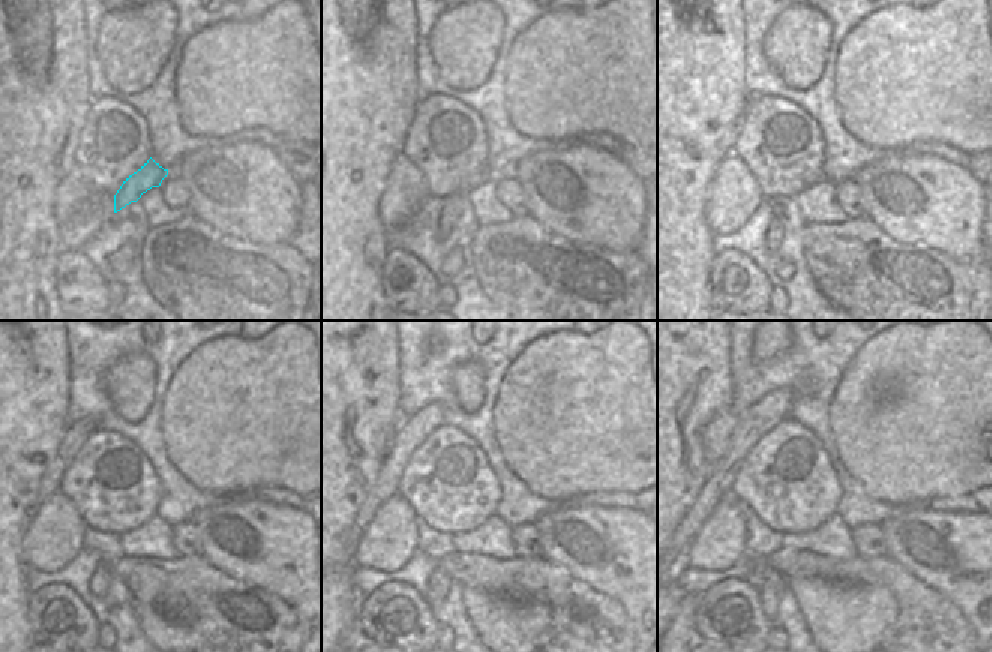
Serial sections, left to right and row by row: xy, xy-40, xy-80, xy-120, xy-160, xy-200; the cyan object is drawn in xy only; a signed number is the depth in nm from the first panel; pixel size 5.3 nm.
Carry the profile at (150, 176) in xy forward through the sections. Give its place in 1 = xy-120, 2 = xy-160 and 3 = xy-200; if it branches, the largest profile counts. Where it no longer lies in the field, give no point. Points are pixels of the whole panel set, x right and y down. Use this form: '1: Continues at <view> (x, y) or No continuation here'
1: Continues at xy-120 (101, 579)
2: Continues at xy-160 (438, 583)
3: Continues at xy-200 (772, 589)

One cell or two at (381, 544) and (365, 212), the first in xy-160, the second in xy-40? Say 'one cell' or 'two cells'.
two cells

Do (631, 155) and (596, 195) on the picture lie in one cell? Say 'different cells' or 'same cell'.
different cells

